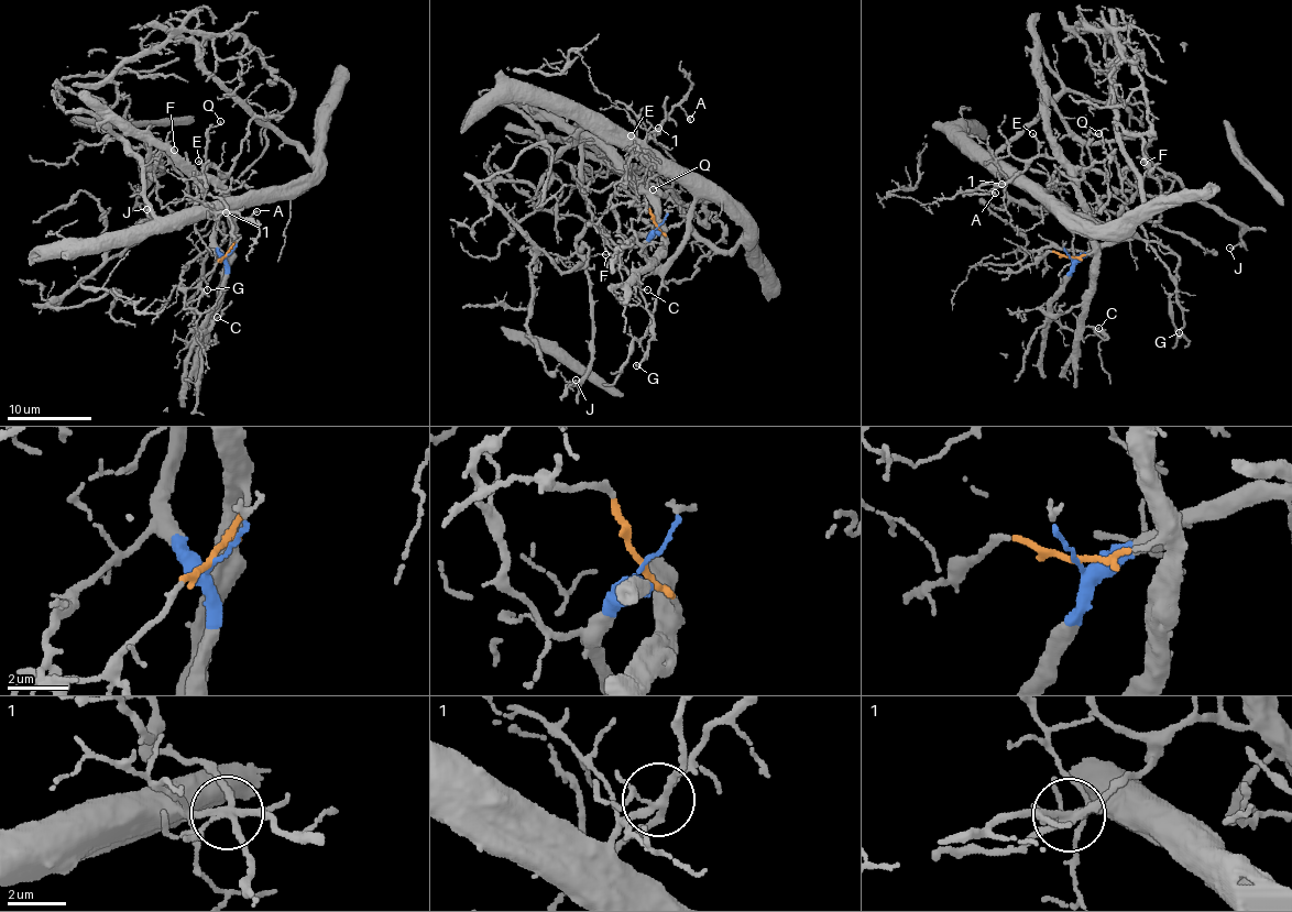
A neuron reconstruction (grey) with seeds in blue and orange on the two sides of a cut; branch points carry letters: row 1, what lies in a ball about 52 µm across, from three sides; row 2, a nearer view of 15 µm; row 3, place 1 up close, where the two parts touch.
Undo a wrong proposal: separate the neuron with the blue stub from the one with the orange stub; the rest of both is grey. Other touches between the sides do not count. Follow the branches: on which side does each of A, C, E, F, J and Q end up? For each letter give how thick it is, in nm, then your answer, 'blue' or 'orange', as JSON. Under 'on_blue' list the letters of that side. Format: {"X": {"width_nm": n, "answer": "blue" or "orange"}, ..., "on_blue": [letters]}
{"A": {"width_nm": 160, "answer": "blue"}, "C": {"width_nm": 120, "answer": "orange"}, "E": {"width_nm": 150, "answer": "orange"}, "F": {"width_nm": 140, "answer": "orange"}, "J": {"width_nm": 110, "answer": "orange"}, "Q": {"width_nm": 120, "answer": "orange"}, "on_blue": ["A"]}

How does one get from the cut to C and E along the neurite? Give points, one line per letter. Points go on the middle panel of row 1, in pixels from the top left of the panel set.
C: (658, 224), (658, 231), (666, 237), (661, 259), (655, 260), (653, 268), (636, 278), (634, 284), (646, 289)
E: (658, 224), (658, 231), (666, 237), (664, 240), (658, 212), (631, 179), (630, 161), (635, 143), (632, 134)

